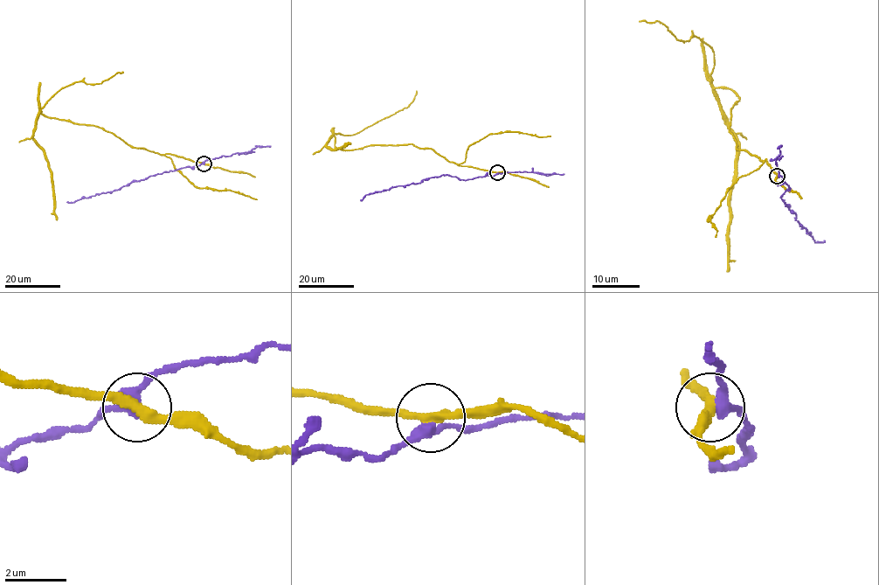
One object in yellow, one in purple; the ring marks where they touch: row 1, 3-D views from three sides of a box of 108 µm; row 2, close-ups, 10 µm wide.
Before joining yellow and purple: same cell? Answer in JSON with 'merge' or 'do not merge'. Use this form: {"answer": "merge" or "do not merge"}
{"answer": "do not merge"}

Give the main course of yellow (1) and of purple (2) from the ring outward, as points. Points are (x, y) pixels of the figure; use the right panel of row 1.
1: (777, 176), (766, 161), (737, 149), (729, 131), (739, 98), (716, 87), (737, 145), (726, 271)
2: (778, 176), (790, 188), (781, 196), (784, 203), (814, 242), (824, 240)

